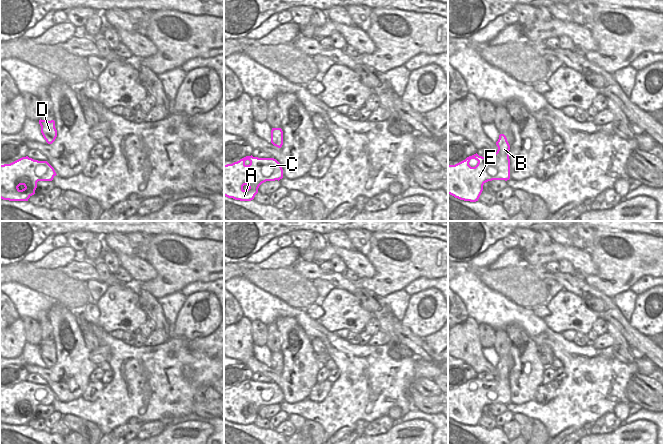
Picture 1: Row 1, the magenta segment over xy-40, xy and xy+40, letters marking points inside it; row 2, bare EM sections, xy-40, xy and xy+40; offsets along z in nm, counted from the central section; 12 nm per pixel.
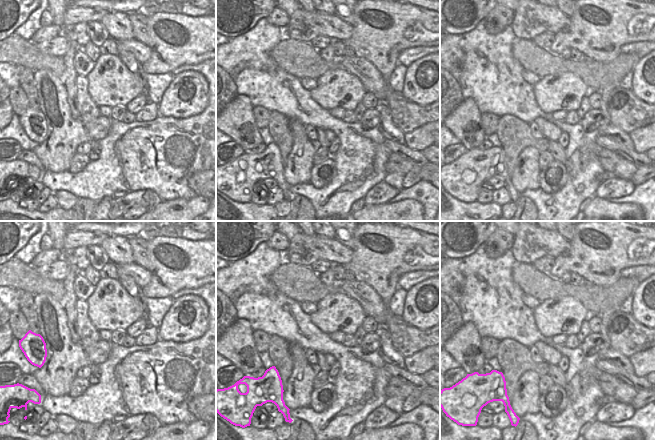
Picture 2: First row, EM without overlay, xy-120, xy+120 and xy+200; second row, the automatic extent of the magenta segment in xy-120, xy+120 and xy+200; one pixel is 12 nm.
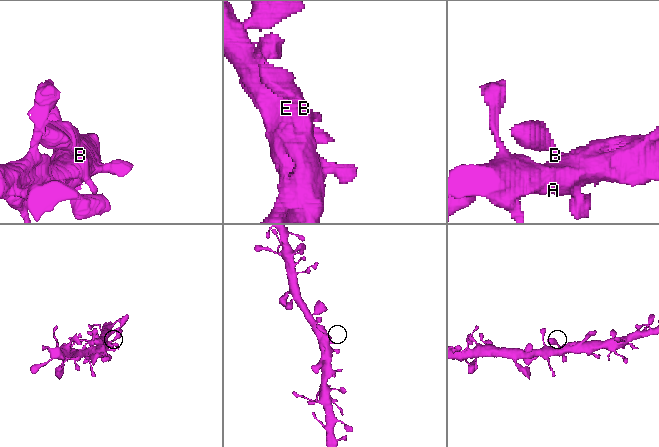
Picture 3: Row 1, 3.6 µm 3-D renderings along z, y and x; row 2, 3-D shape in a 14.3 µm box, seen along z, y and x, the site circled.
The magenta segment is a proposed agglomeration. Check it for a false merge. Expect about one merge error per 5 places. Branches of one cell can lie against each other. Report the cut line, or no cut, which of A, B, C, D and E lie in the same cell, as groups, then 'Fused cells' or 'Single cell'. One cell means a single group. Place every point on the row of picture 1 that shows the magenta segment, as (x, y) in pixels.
No split. Groups: A B C D E. Single cell

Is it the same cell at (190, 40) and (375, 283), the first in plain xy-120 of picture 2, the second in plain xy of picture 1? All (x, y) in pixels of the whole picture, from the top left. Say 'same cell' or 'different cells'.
same cell

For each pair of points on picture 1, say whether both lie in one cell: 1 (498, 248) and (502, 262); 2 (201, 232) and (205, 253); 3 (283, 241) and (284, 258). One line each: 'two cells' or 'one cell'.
1: two cells
2: two cells
3: two cells

